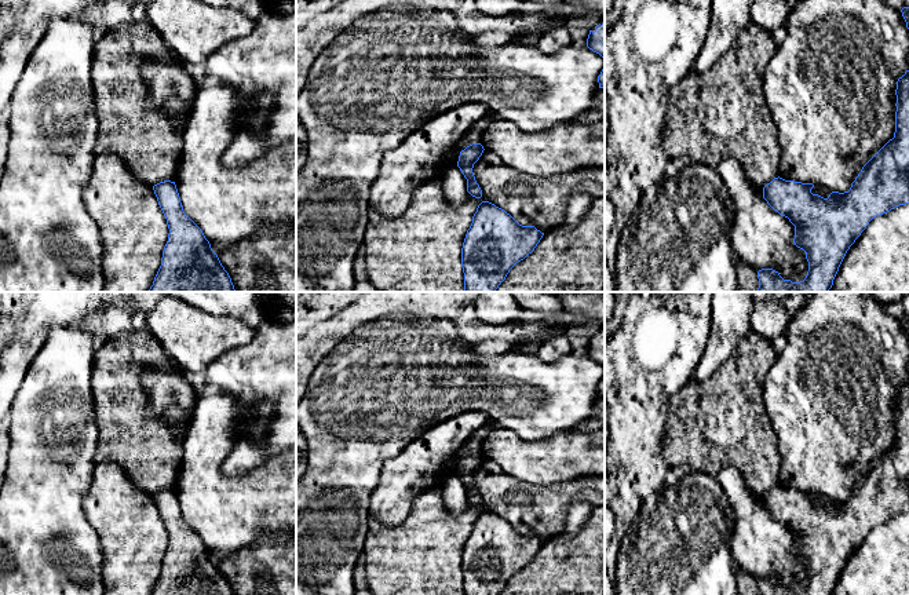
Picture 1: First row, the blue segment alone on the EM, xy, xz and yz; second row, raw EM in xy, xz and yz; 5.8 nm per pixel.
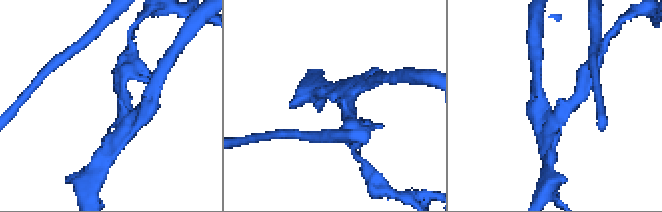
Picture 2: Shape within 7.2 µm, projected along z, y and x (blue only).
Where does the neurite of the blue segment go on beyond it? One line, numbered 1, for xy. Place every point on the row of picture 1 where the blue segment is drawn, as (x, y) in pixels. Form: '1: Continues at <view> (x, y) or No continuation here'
1: No continuation here

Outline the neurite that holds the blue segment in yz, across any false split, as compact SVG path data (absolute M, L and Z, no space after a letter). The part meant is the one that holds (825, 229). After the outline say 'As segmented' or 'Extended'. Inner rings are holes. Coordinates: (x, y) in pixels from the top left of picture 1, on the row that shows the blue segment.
M909 70L897 81L895 132L861 169L848 191L832 191L828 198L813 194L813 183L774 178L763 187L763 198L795 226L793 244L806 252L808 271L803 281L784 280L773 269L758 271L758 292L829 292L839 267L869 222L895 207L909 204Z. As segmented

